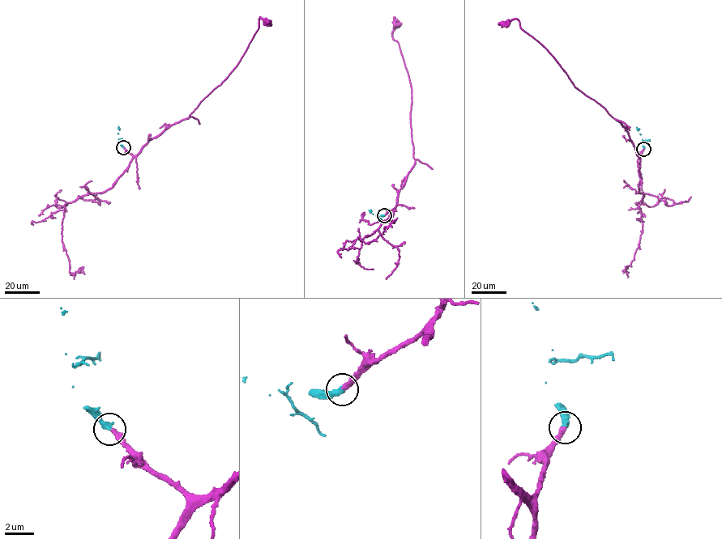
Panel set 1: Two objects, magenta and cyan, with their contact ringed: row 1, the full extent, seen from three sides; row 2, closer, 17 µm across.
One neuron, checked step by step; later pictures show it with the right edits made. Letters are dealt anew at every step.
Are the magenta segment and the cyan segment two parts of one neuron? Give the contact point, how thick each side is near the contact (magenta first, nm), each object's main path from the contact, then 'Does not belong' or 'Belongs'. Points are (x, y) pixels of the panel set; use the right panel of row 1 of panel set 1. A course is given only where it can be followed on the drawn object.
Place: (643, 149). Thickness 360 nm (magenta) against 400 nm. Course of magenta: (643, 148), (638, 157), (619, 122), (578, 89), (543, 45), (521, 27), (519, 21), (513, 19), (506, 23). Course of cyan: (643, 148), (636, 127). Belongs

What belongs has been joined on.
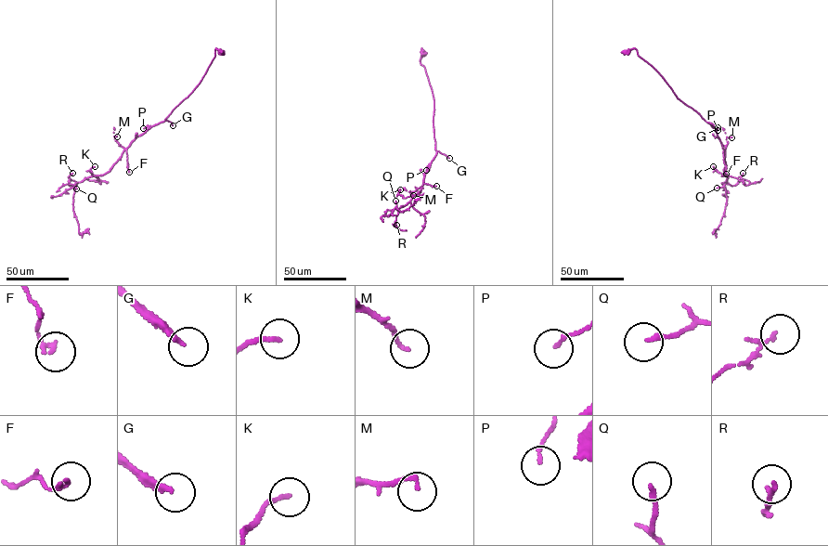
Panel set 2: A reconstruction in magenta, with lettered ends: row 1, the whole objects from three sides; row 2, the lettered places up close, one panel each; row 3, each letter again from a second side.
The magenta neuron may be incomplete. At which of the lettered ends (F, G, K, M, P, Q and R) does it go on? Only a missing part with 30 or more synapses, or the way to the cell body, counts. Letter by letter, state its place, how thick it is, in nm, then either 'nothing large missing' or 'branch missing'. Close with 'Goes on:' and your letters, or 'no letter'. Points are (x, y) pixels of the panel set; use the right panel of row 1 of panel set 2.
F: (726, 174) | 160 nm | nothing large missing
G: (718, 127) | 200 nm | branch missing
K: (713, 166) | 150 nm | nothing large missing
M: (731, 137) | 130 nm | nothing large missing
P: (718, 130) | 110 nm | nothing large missing
Q: (717, 188) | 170 nm | nothing large missing
R: (743, 173) | 110 nm | nothing large missing
Goes on: G

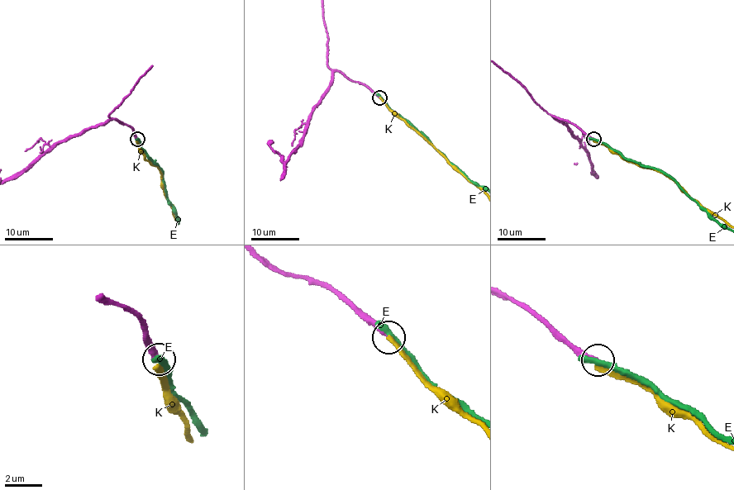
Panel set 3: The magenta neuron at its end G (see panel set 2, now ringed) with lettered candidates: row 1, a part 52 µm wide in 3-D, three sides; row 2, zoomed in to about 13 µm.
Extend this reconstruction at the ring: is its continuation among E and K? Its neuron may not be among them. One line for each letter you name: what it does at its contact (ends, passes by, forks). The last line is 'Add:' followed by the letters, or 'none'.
Add: none

